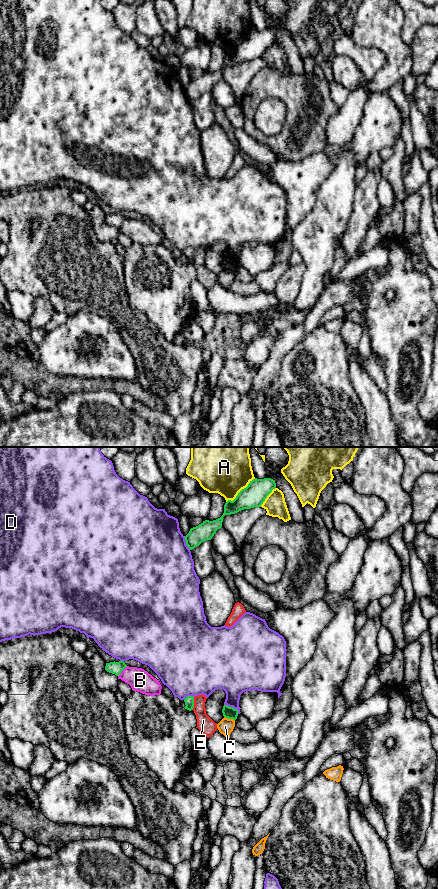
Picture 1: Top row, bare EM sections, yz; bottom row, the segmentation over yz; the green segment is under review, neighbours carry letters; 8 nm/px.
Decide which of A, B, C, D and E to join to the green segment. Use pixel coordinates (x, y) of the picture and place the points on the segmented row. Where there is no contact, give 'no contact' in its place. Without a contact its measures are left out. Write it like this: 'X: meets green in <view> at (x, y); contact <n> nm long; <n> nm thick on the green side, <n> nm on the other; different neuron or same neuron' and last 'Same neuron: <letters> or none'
A: meets green in yz at (240, 491); contact 300 nm long; 180 nm thick on the green side, 440 nm on the other; different neuron
B: meets green in yz at (122, 670); contact 120 nm long; 100 nm thick on the green side, 180 nm on the other; different neuron
C: meets green in yz at (229, 718); contact 90 nm long; 100 nm thick on the green side, 120 nm on the other; different neuron
D: meets green in yz at (232, 707); contact 140 nm long; 100 nm thick on the green side, 280 nm on the other; different neuron
E: meets green in yz at (193, 703); contact 110 nm long; 80 nm thick on the green side, 140 nm on the other; different neuron
Same neuron: none

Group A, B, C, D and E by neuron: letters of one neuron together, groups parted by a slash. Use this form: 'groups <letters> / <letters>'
groups A E / B / C / D

